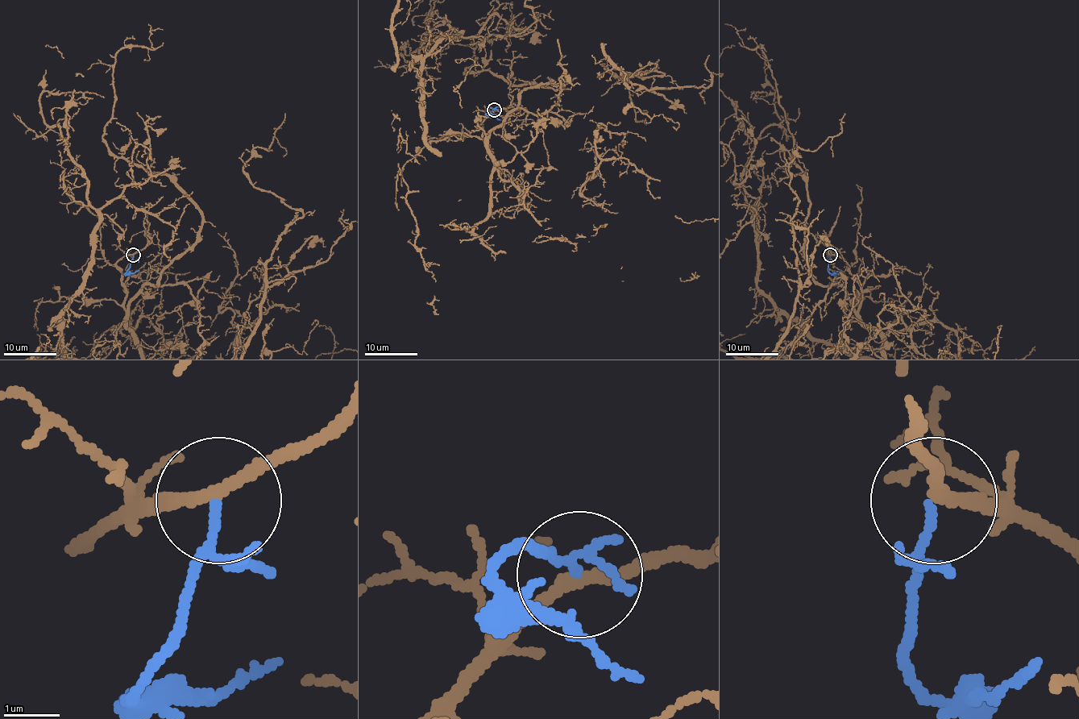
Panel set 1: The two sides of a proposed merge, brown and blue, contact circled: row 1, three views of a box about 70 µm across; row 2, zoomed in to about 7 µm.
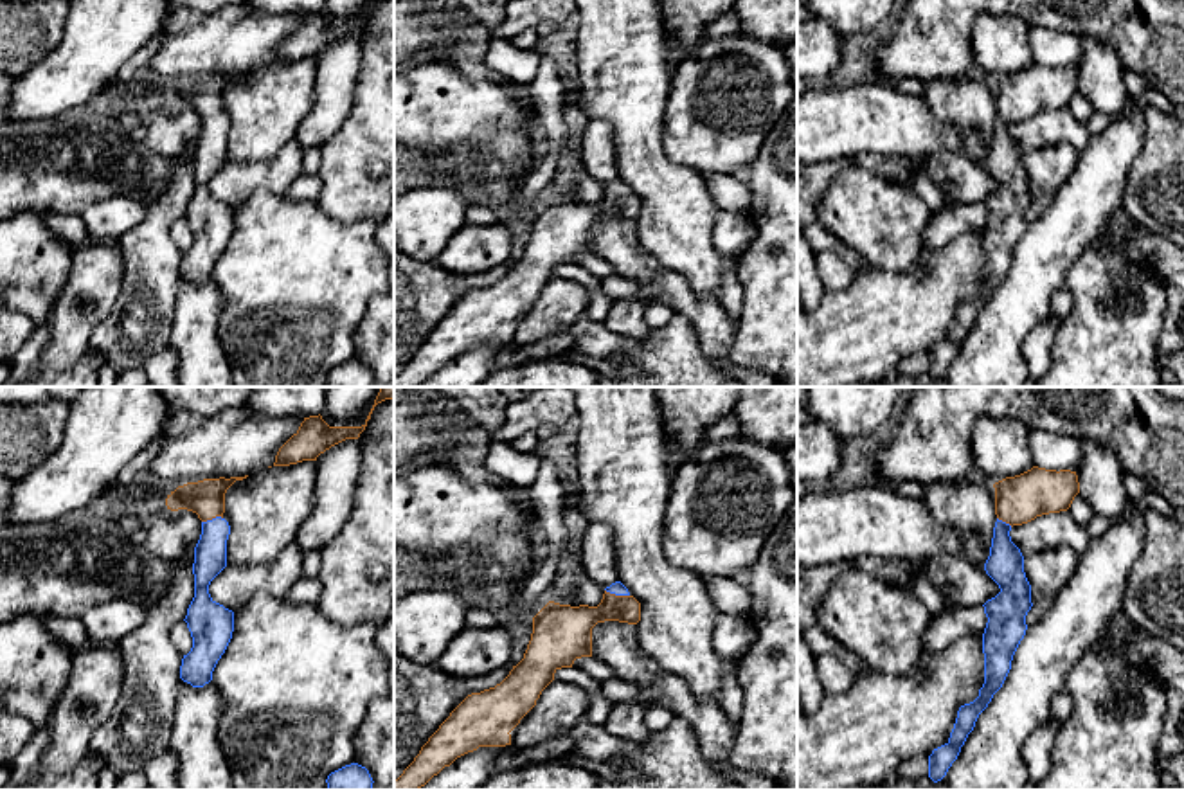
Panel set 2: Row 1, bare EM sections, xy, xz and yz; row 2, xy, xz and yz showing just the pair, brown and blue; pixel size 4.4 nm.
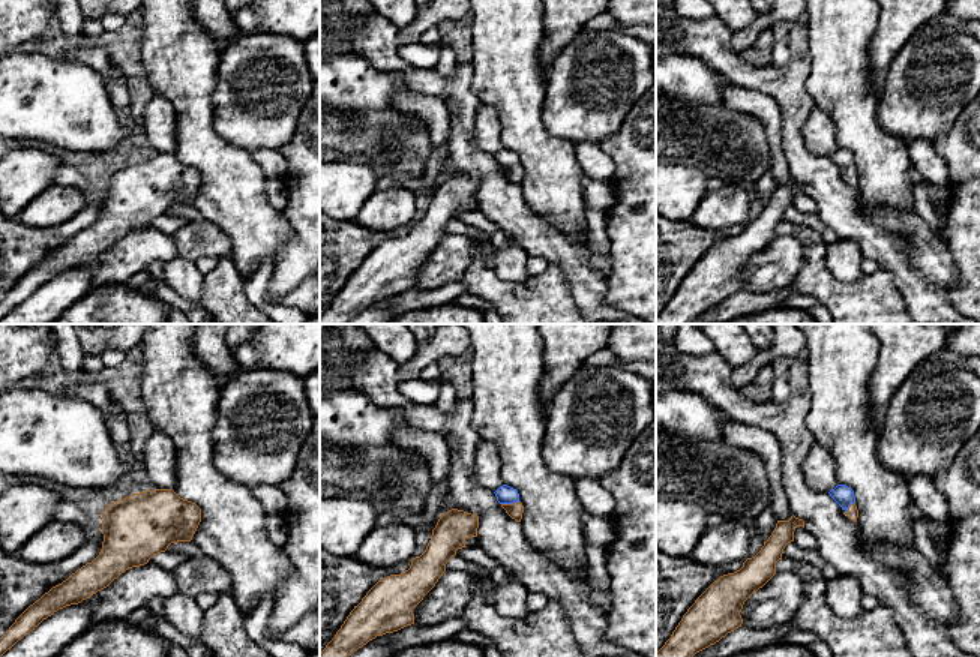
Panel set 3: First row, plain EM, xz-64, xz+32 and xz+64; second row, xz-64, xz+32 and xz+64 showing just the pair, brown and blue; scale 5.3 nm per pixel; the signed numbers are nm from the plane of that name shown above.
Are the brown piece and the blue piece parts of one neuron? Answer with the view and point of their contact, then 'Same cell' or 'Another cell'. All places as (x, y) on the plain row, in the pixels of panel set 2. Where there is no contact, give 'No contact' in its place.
Touches brown at xz (618, 193). Same cell

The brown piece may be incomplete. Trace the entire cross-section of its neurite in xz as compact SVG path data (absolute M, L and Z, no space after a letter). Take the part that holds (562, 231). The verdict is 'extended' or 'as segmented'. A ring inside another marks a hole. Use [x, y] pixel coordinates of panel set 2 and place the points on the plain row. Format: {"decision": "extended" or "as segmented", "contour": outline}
{"decision": "extended", "contour": "M615 178L597 203L549 198L533 214L533 230L524 256L495 284L468 292L421 344L394 378L394 387L419 387L444 364L479 344L511 342L511 328L536 302L542 288L561 265L592 254L592 225L619 218L637 221L641 200Z"}

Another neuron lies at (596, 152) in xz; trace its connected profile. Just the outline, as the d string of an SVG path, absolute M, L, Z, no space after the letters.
M590 121L579 144L581 173L599 182L610 184L617 178L614 128L606 121Z

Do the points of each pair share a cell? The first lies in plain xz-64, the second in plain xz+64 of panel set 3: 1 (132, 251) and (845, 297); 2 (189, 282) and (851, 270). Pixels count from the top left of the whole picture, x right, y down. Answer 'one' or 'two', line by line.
1: two
2: one

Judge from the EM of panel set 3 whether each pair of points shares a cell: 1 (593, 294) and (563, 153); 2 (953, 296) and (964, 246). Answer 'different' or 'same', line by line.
1: different
2: same

